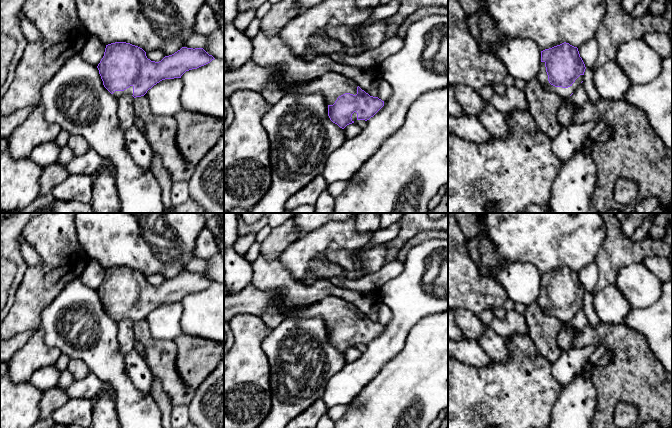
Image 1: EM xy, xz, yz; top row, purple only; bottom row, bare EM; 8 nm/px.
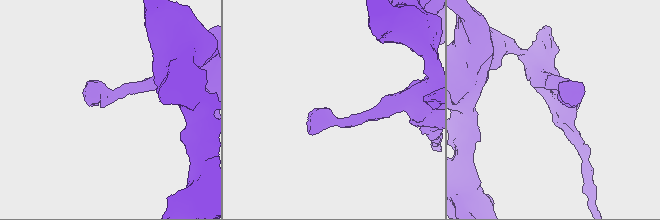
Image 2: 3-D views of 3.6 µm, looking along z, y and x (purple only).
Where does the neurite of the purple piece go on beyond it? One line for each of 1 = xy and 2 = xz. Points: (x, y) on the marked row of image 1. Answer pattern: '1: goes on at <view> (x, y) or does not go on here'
1: goes on at xy (129, 91)
2: goes on at xz (331, 85)

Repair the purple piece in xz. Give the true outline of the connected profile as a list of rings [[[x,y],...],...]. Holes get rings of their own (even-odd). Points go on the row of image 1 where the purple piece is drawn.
[[[334,72],[308,82],[283,86],[285,94],[322,94],[328,104],[330,120],[342,129],[356,120],[369,120],[384,106],[384,101],[370,96],[356,82]]]

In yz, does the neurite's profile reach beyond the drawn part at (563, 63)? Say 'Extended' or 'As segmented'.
Extended

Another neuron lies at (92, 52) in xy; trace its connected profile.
[[[89,36],[79,55],[87,63],[98,66],[104,56],[106,46],[95,36]]]

